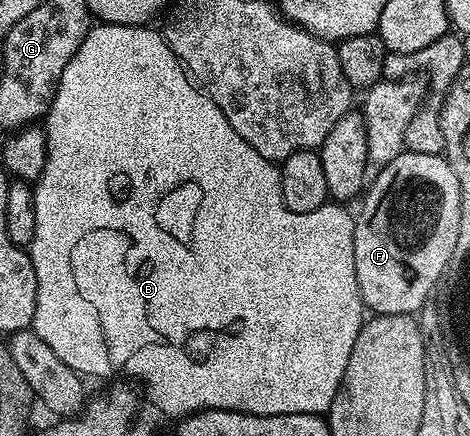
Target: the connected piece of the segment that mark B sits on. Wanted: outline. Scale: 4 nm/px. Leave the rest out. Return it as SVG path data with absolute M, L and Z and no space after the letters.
M99 22L91 26L90 32L84 37L80 49L68 61L64 73L58 82L58 91L50 102L50 110L44 119L44 130L46 132L46 164L42 170L42 176L33 184L34 200L36 201L36 229L28 248L28 254L32 265L36 269L36 313L32 330L68 365L72 370L81 373L83 376L95 375L98 379L109 380L111 377L129 377L131 380L143 379L147 383L144 395L151 399L160 410L166 415L173 417L185 417L193 415L195 411L201 411L207 407L212 409L224 409L225 411L243 411L246 415L291 415L292 413L304 413L305 415L322 415L329 412L332 401L338 392L338 386L342 383L344 369L348 369L348 357L352 357L352 345L356 345L356 337L362 332L364 322L364 304L360 297L360 289L356 281L356 261L354 260L354 220L355 216L345 211L345 206L334 201L327 201L320 209L312 213L292 213L284 205L282 200L282 173L269 159L260 157L248 141L244 141L228 125L222 110L213 103L206 95L206 92L199 89L192 82L187 70L172 53L172 49L166 44L166 37L161 30L153 26L143 25L133 27L132 25L116 25L115 23Z

